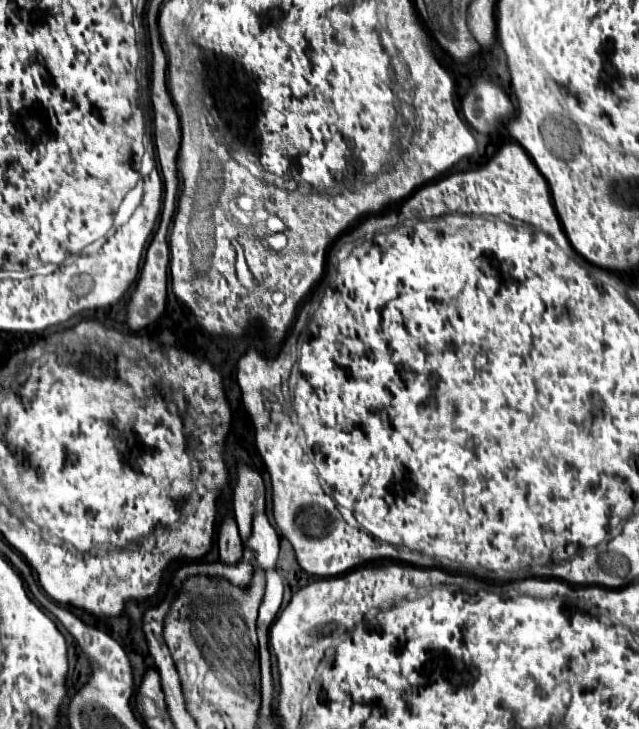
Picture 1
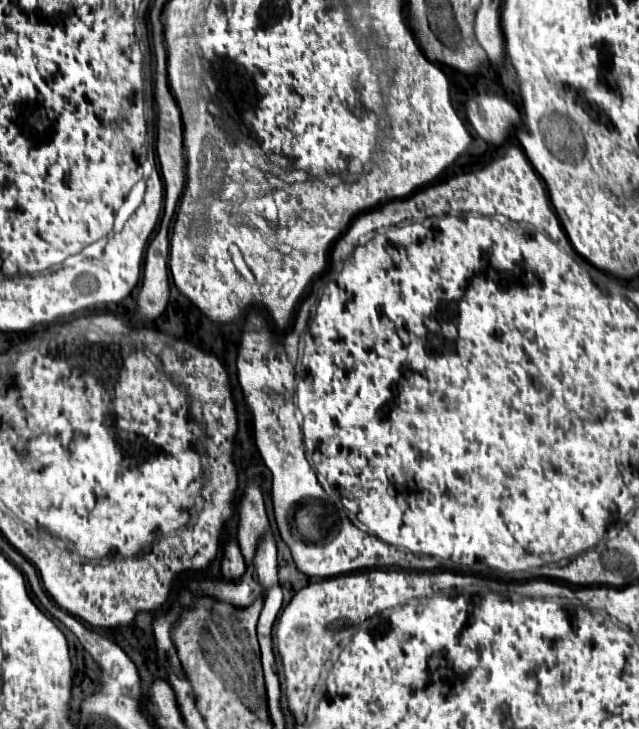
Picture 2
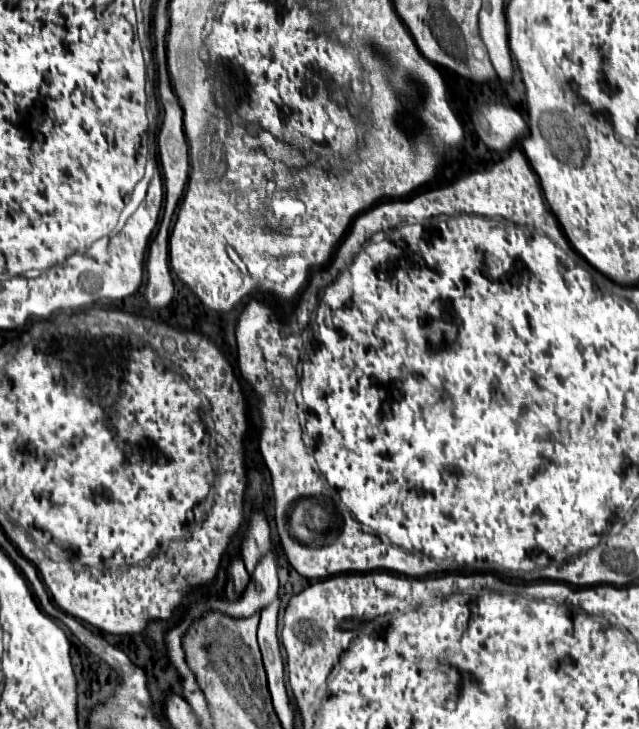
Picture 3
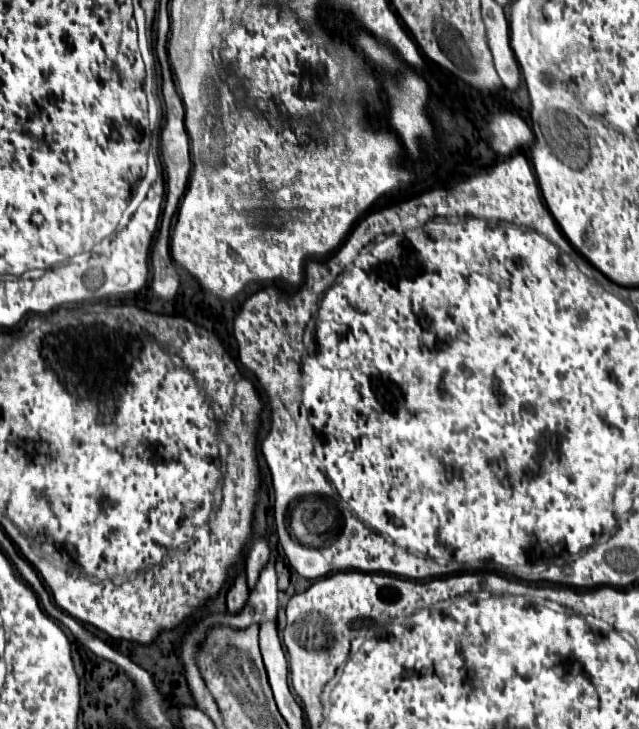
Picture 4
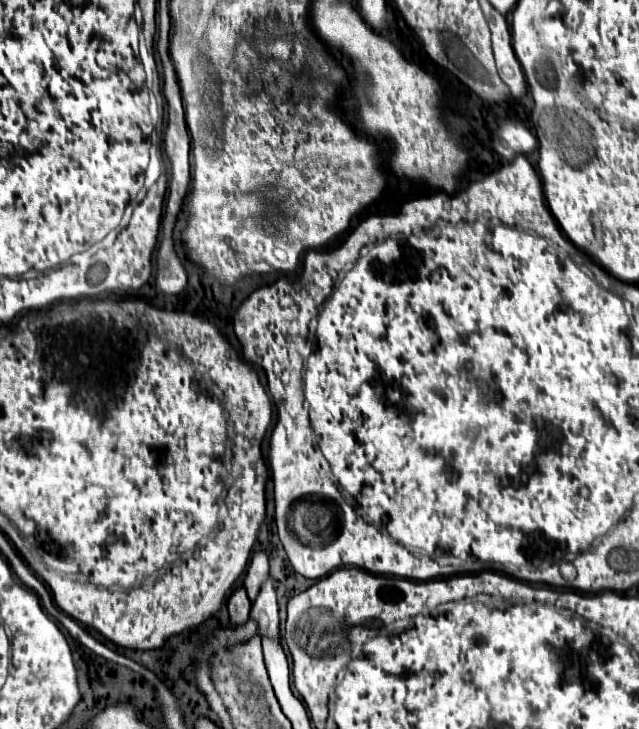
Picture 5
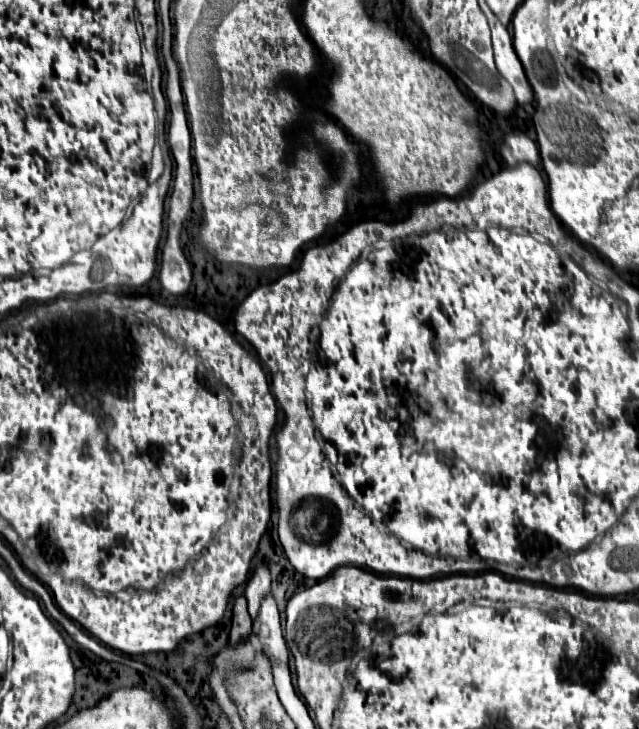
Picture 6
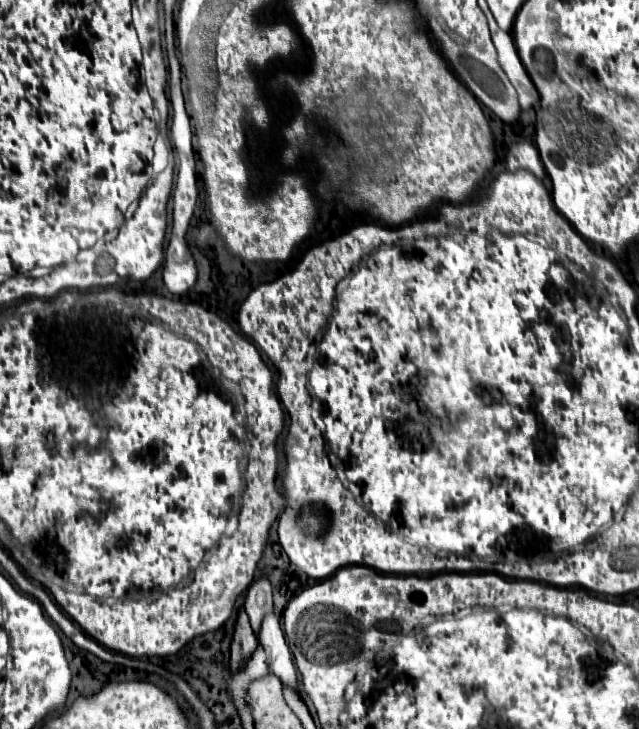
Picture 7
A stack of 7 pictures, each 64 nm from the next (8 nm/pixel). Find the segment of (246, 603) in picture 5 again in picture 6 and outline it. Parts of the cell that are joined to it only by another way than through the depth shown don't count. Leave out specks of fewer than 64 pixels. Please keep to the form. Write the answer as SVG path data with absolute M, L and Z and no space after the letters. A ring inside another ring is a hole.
M238 596L234 600L232 606L232 630L230 630L230 640L238 642L244 636L250 634L250 626L252 626L252 618L248 614L248 604L244 600L244 596Z

